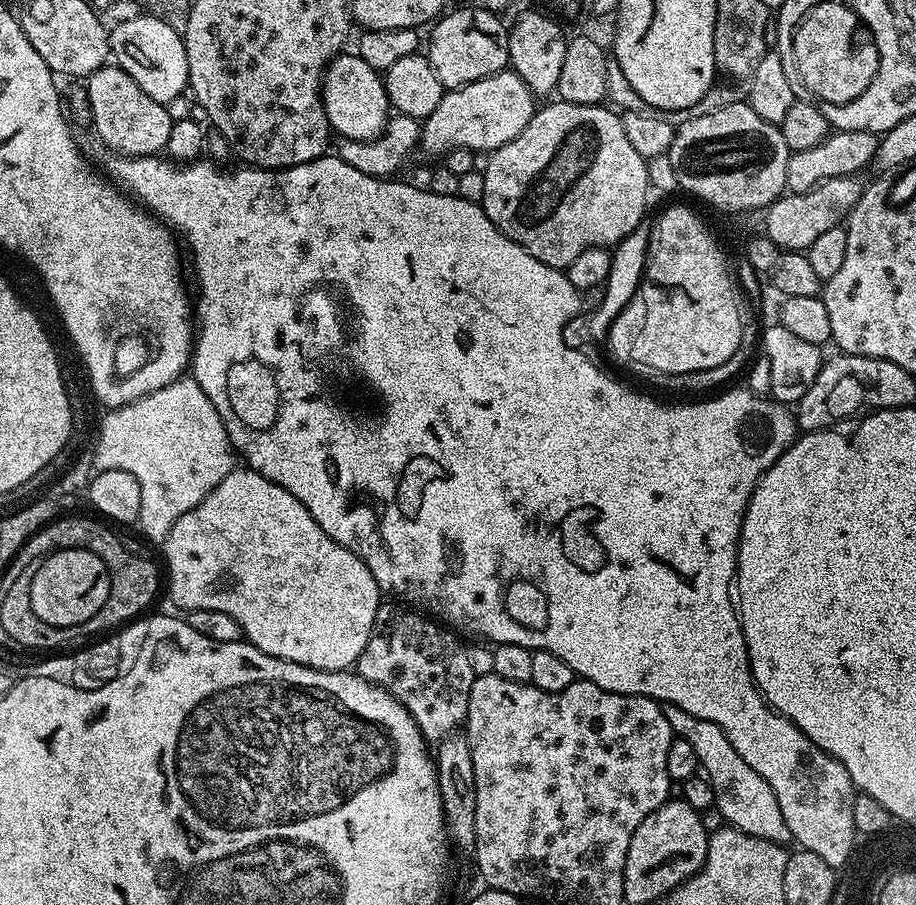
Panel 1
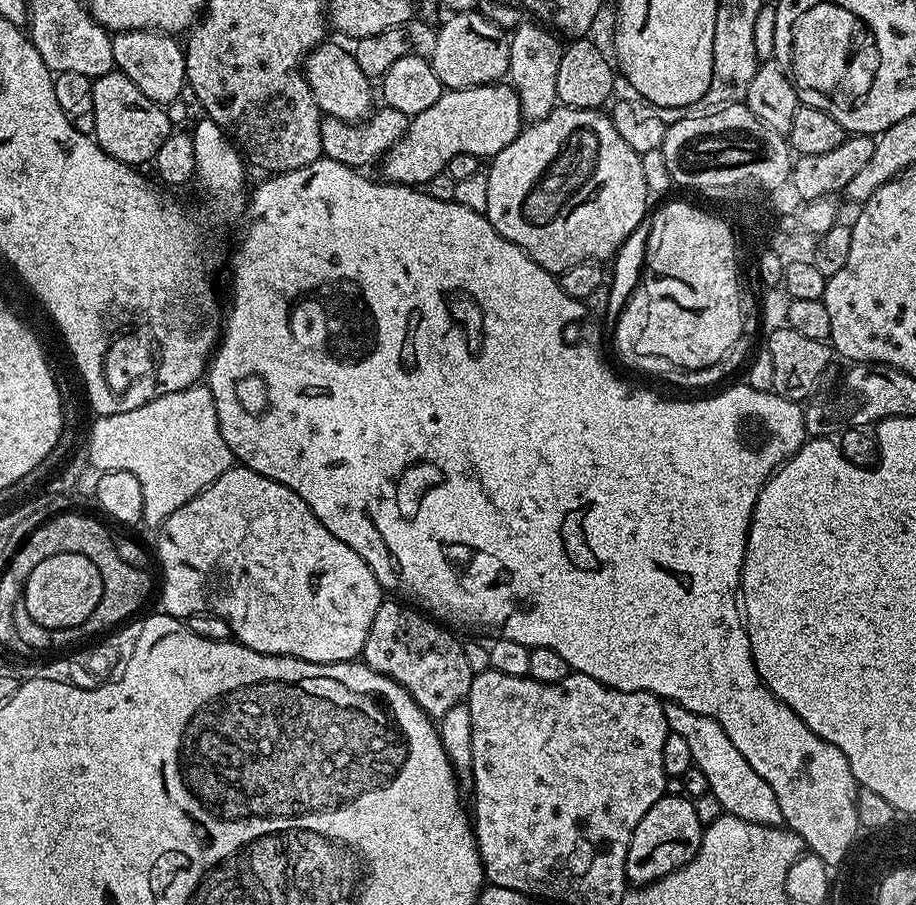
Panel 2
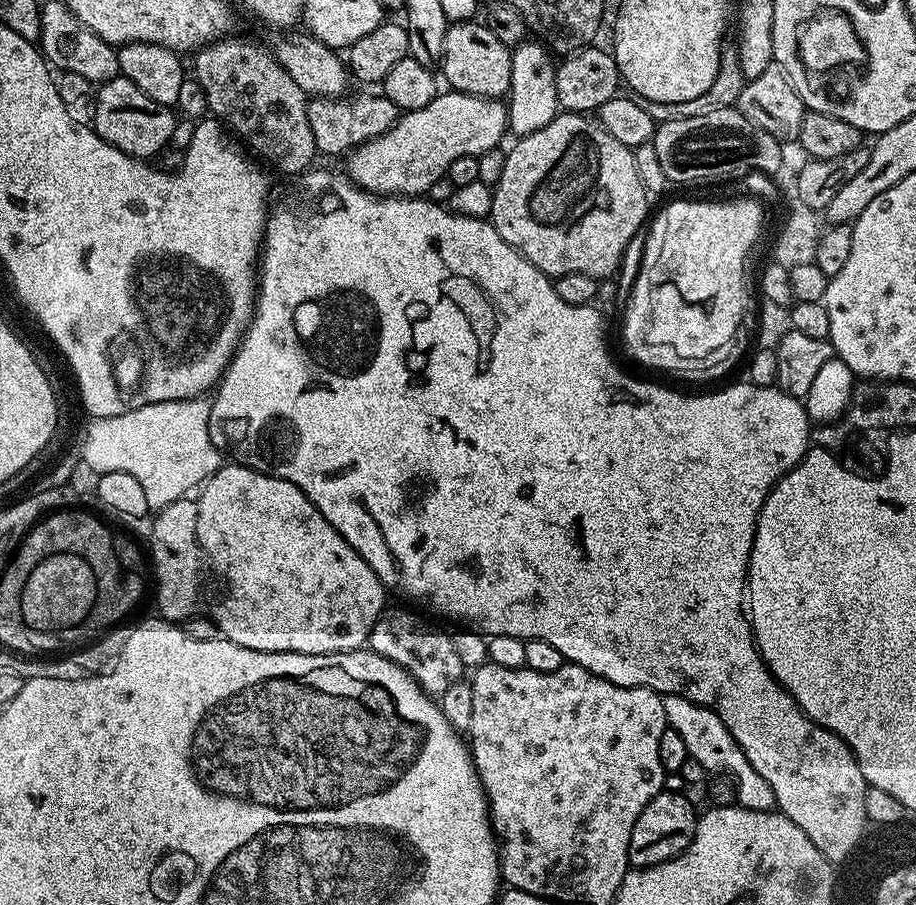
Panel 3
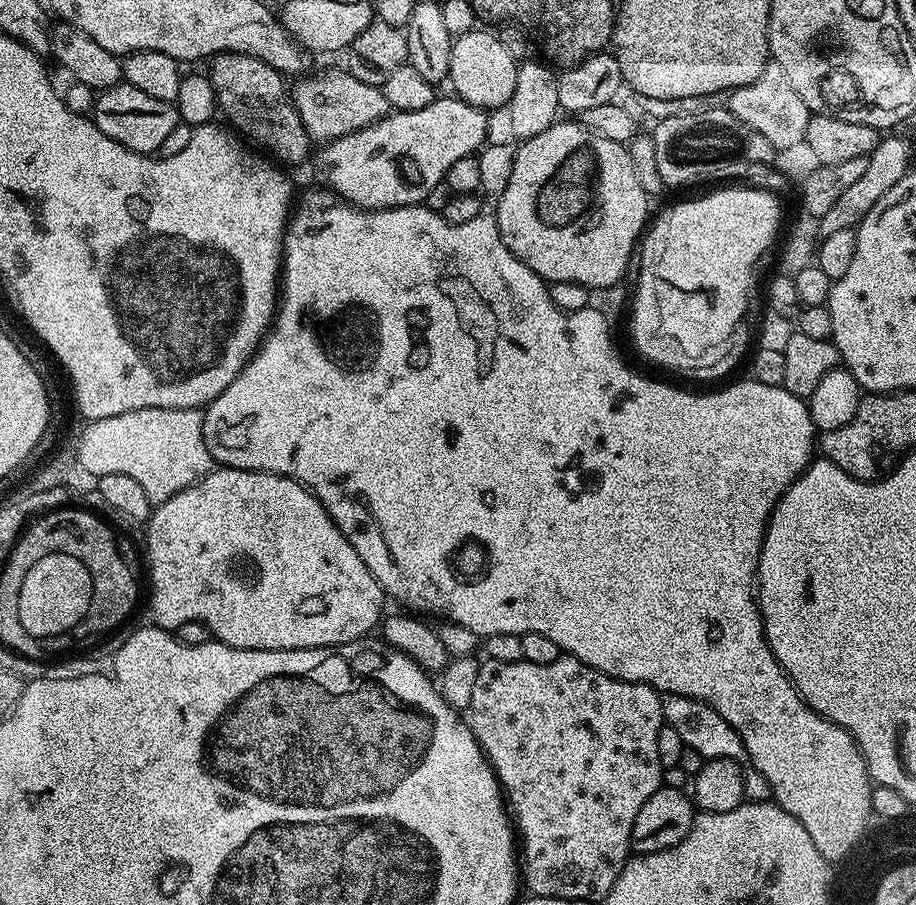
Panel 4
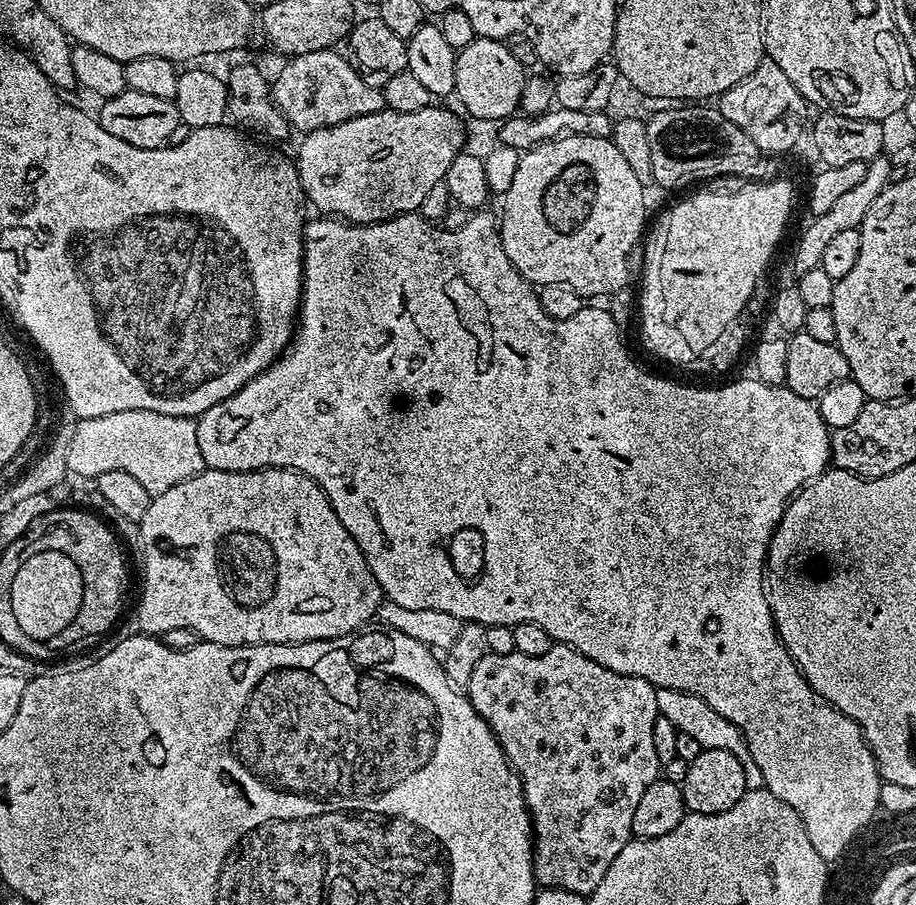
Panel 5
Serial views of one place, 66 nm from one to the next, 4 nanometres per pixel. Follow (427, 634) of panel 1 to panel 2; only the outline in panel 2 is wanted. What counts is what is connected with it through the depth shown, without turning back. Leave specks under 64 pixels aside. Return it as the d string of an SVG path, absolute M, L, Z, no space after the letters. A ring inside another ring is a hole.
M396 598L385 599L378 606L378 614L374 614L370 634L364 643L363 663L378 670L378 674L386 674L391 680L397 680L408 691L410 698L414 698L414 702L418 702L418 706L428 716L442 717L452 706L458 706L467 701L474 675L465 645L459 644L448 632L451 631L447 627L441 626L431 616L415 607Z

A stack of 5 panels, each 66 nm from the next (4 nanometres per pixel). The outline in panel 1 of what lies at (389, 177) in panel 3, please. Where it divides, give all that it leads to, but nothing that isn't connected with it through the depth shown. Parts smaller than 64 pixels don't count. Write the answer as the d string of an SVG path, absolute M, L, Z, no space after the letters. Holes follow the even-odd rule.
M513 70L487 76L478 82L445 91L434 114L423 121L419 147L425 148L430 155L437 158L455 148L468 148L477 154L490 154L495 148L501 148L506 142L518 138L537 107L537 97Z

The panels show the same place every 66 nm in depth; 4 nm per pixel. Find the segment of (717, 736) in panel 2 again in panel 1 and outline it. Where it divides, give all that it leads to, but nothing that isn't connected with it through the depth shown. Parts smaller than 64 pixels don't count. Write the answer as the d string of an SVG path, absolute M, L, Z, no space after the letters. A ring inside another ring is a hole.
M674 704L663 705L663 710L666 714L666 722L670 722L672 727L673 737L682 742L690 742L692 749L698 753L698 762L703 775L712 781L712 789L716 792L714 808L715 811L720 811L720 816L724 819L721 821L725 825L750 834L754 838L762 838L766 842L774 842L781 846L791 845L793 838L786 826L786 818L782 818L782 808L778 806L776 792L770 790L770 782L766 782L766 778L762 778L762 774L758 774L758 770L754 770L754 766L750 766L750 762L746 762L746 758L742 758L742 754L738 754L736 746L730 742L728 735L720 729L720 725L706 722L706 718L694 718L694 714L686 714L686 710L682 710Z

